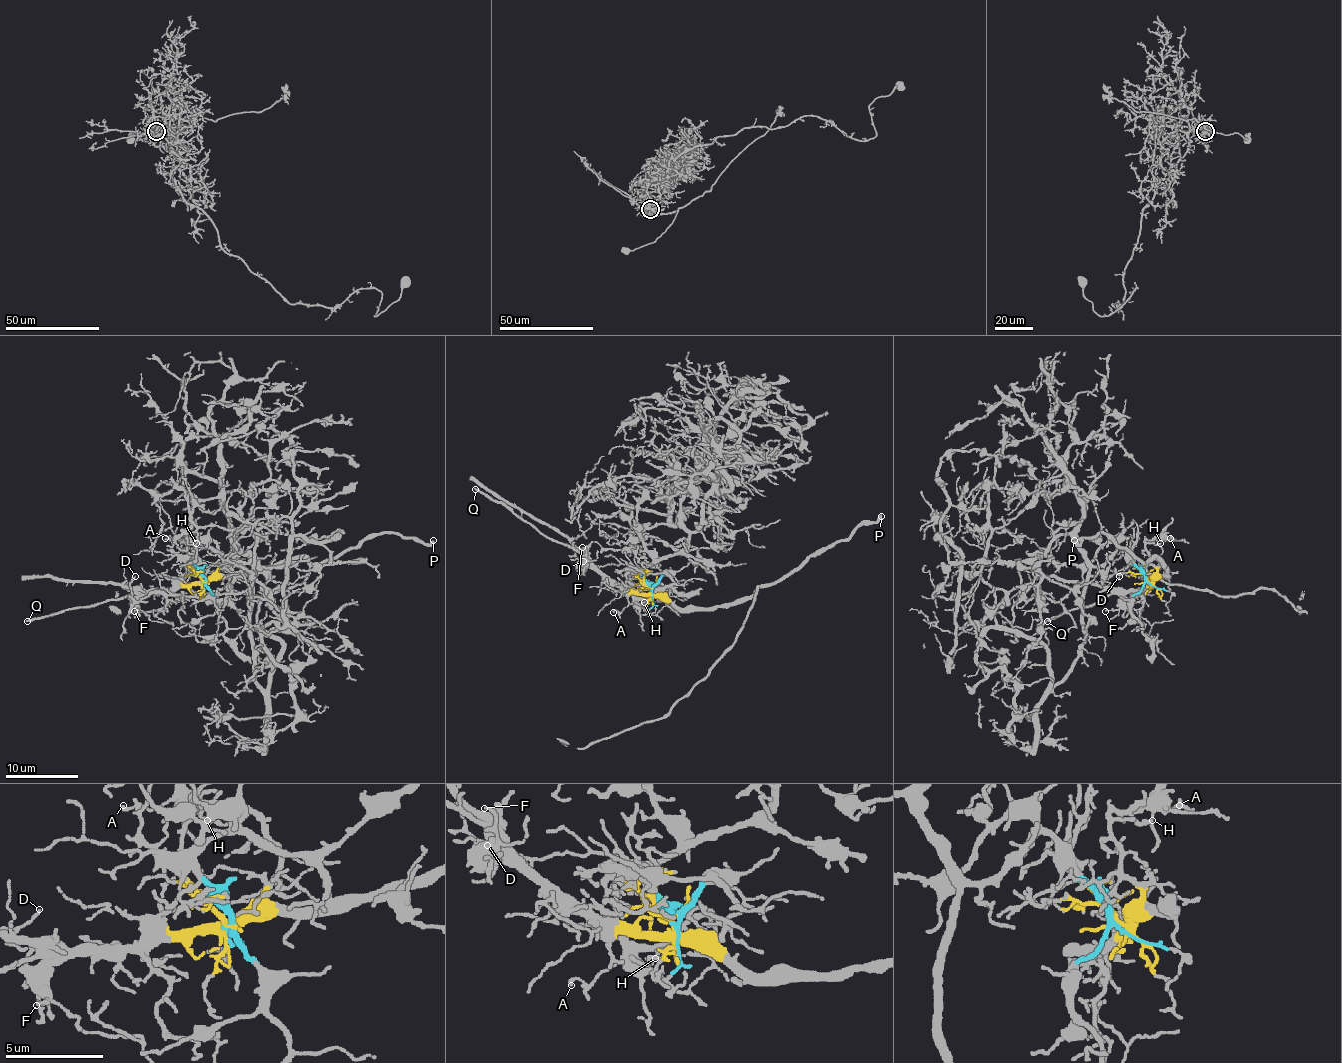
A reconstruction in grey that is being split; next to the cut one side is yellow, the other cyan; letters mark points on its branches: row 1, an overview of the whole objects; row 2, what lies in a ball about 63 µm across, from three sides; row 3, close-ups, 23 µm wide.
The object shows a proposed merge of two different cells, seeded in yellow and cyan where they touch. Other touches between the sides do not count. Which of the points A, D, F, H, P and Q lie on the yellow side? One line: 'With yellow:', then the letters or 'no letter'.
With yellow: A, D, F, H, P, Q

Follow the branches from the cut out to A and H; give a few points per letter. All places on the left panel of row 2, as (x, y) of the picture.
A: (202, 581), (216, 570), (222, 561), (222, 552), (213, 541), (202, 537), (166, 537)
H: (202, 581), (216, 570), (222, 561), (222, 552), (209, 539), (204, 544), (197, 543)

